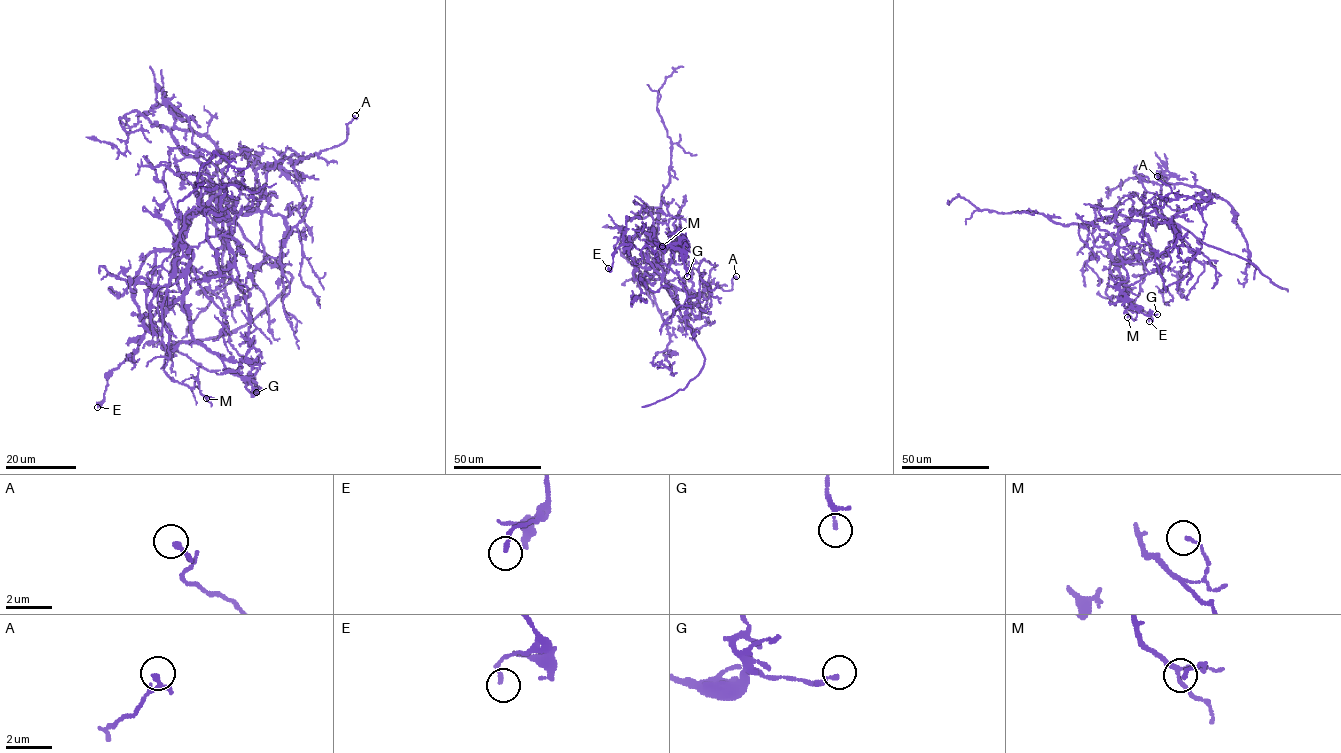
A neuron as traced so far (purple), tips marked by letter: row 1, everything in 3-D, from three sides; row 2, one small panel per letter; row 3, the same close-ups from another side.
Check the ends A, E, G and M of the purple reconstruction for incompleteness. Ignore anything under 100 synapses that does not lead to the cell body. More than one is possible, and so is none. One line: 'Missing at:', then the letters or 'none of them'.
Missing at: none of them

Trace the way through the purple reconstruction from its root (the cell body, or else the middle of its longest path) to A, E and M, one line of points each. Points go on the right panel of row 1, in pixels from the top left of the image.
A: (1150, 218), (1162, 217), (1170, 225), (1176, 214), (1200, 201), (1187, 196), (1165, 198), (1171, 188), (1157, 176)
E: (1150, 218), (1143, 223), (1148, 243), (1119, 268), (1125, 281), (1125, 298), (1147, 312), (1149, 321)
M: (1150, 218), (1143, 231), (1150, 256), (1127, 317)

